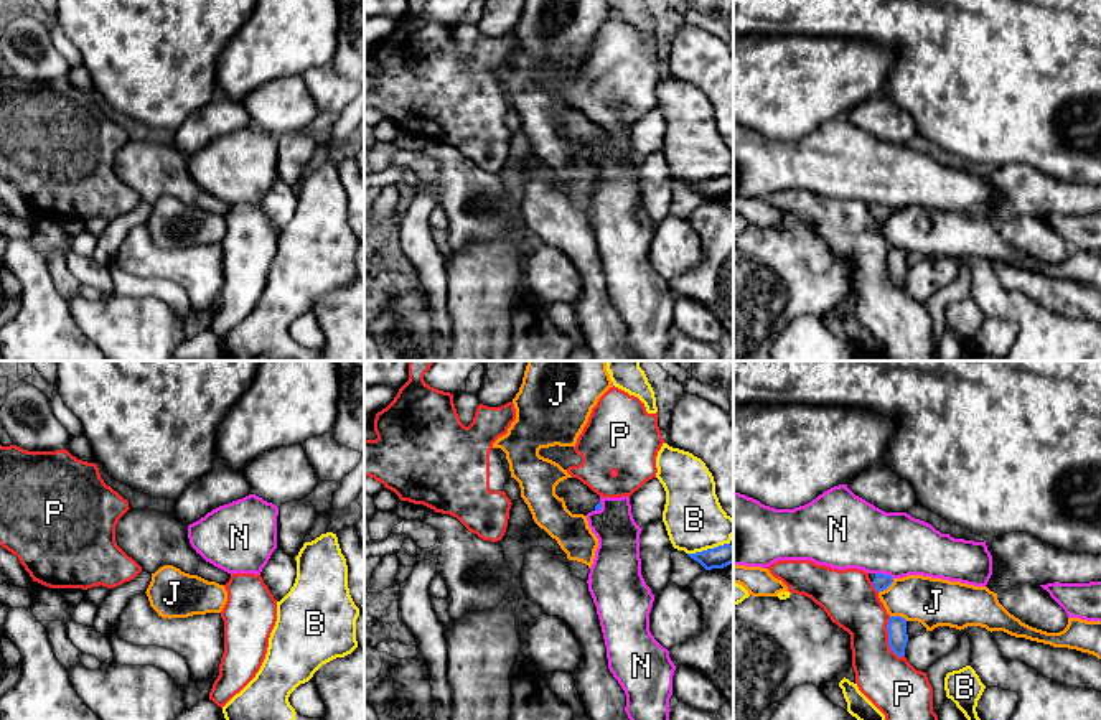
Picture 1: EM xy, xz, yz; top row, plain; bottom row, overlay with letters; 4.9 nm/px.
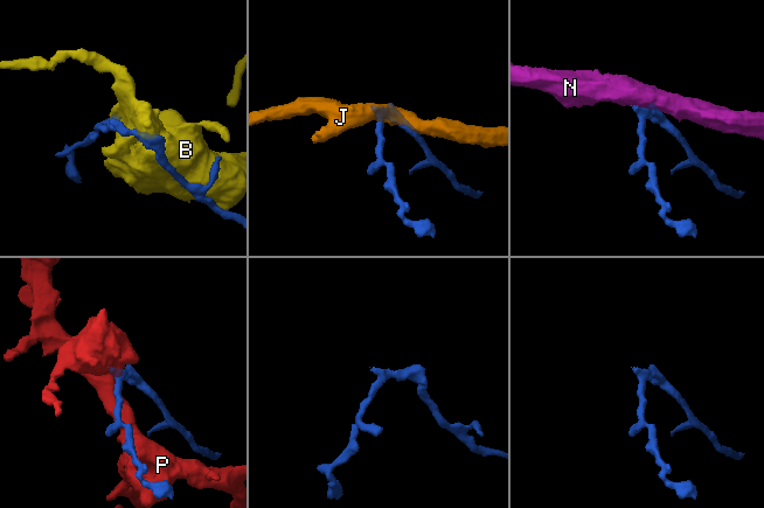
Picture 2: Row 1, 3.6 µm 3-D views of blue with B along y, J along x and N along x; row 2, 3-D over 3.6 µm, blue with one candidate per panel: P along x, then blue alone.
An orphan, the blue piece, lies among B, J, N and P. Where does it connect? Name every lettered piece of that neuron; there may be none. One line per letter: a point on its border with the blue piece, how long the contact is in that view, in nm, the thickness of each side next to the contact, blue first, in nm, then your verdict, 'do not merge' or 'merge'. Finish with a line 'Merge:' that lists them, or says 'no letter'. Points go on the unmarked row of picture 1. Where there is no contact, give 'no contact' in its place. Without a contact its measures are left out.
B: meets blue in xz at (707, 180); contact 220 nm long; 110 nm thick on the blue side, 300 nm on the other; do not merge
J: meets blue in yz at (887, 218); contact 100 nm long; 80 nm thick on the blue side, 240 nm on the other; do not merge
N: meets blue in yz at (882, 205); contact 90 nm long; 80 nm thick on the blue side, 340 nm on the other; do not merge
P: meets blue in yz at (889, 269); contact 220 nm long; 100 nm thick on the blue side, 280 nm on the other; do not merge
Merge: no letter

